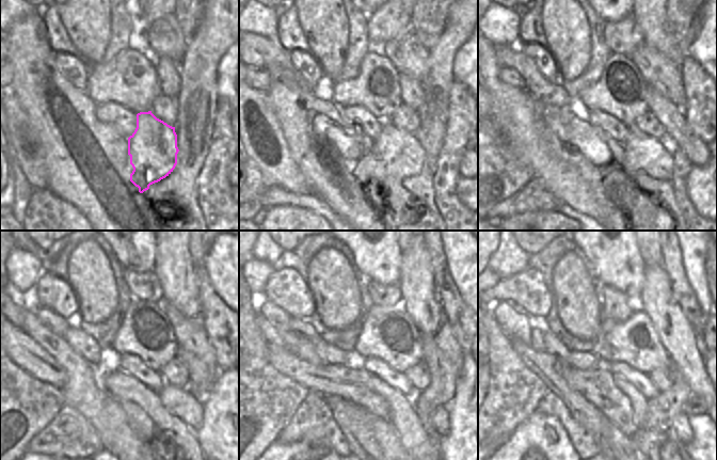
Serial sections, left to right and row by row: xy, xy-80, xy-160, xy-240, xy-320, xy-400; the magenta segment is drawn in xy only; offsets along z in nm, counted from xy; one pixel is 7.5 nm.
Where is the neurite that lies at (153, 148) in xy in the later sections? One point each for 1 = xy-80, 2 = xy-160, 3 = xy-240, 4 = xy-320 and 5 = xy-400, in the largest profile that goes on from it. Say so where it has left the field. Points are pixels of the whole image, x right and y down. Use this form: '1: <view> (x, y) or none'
1: xy-80 (401, 151)
2: xy-160 (654, 157)
3: xy-240 (180, 402)
4: xy-320 (440, 417)
5: xy-400 (682, 427)

